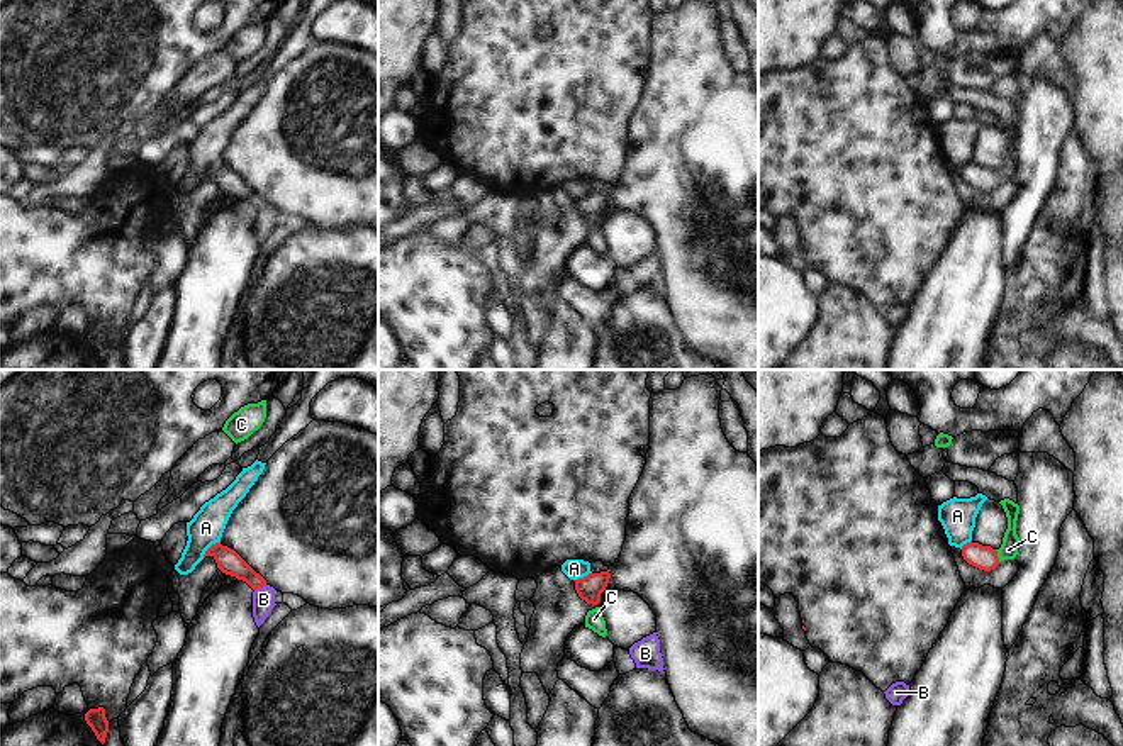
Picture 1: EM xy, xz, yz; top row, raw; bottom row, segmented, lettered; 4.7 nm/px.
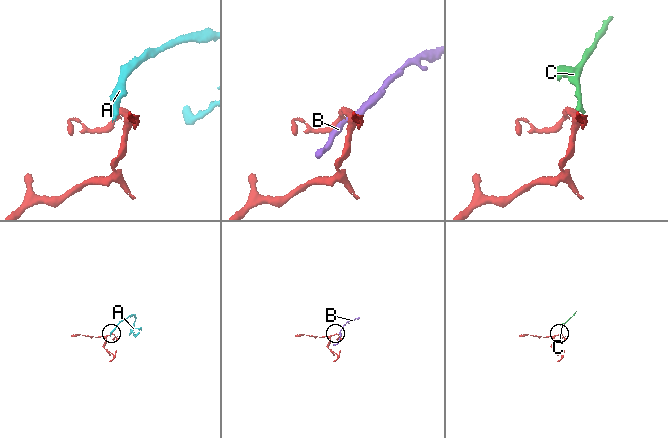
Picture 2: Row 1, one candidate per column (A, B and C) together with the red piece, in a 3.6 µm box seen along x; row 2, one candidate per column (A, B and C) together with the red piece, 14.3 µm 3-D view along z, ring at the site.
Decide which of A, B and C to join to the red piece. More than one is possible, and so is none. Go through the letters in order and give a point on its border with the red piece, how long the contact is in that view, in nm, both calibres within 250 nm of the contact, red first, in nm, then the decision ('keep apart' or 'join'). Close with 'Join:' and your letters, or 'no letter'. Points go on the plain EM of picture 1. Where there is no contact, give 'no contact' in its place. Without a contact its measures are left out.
A: xy (209, 168) | 120 nm | 110/160 nm | keep apart
B: xy (260, 207) | 70 nm | 110/110 nm | keep apart
C: yz (996, 177) | 70 nm | 110/90 nm | join
Join: C

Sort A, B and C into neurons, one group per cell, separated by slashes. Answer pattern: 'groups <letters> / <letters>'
groups A / B / C

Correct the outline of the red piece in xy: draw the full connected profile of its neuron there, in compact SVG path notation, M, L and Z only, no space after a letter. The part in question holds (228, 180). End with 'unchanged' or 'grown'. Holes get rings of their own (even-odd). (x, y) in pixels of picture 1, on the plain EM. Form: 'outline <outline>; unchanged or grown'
outline M221 163L212 164L205 171L204 178L205 176L212 176L222 193L246 202L253 210L266 205L266 200L256 193L234 170L222 166Z; unchanged

